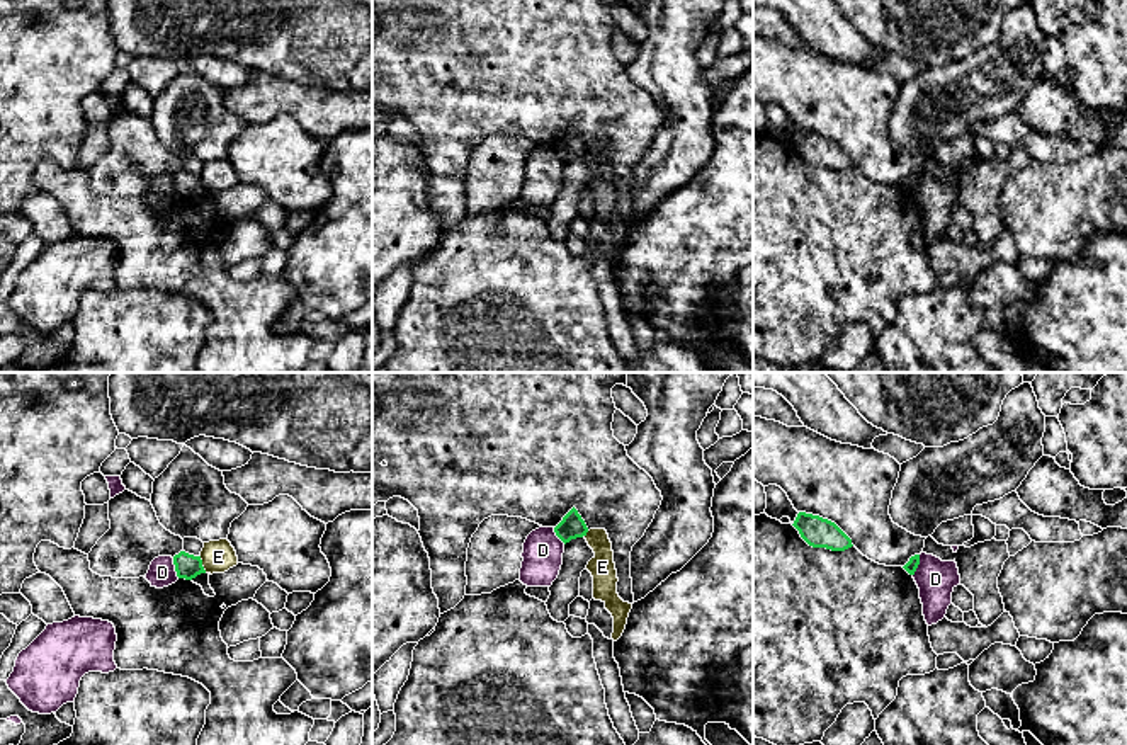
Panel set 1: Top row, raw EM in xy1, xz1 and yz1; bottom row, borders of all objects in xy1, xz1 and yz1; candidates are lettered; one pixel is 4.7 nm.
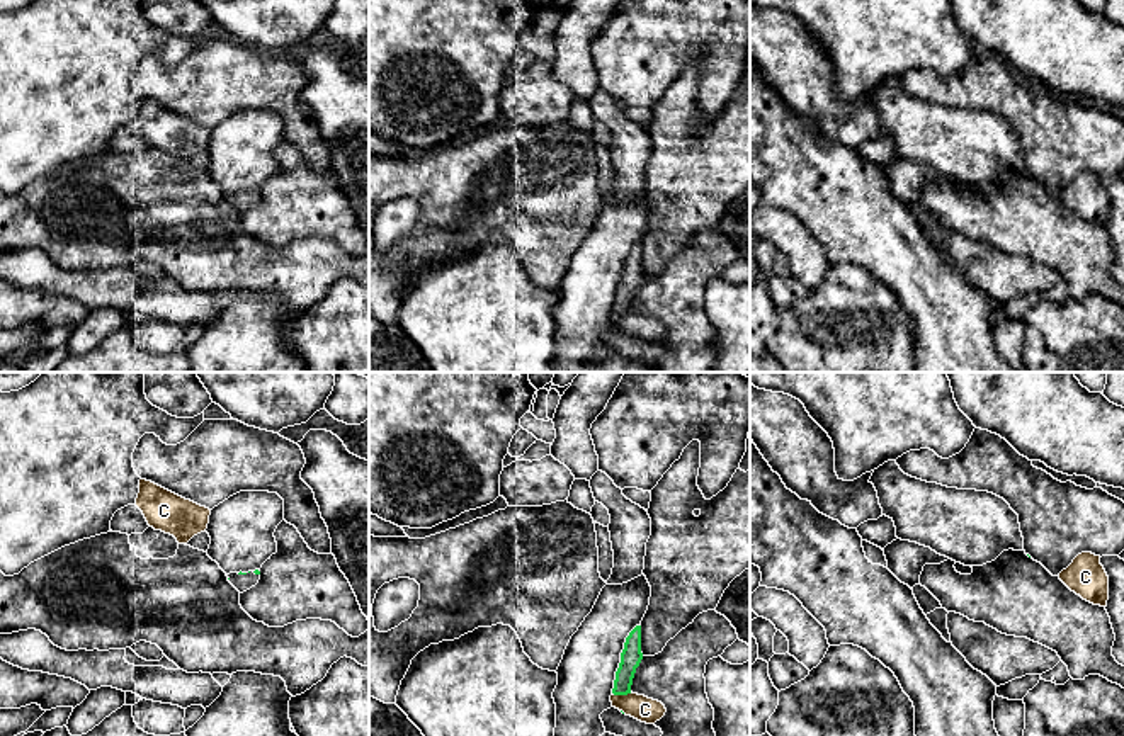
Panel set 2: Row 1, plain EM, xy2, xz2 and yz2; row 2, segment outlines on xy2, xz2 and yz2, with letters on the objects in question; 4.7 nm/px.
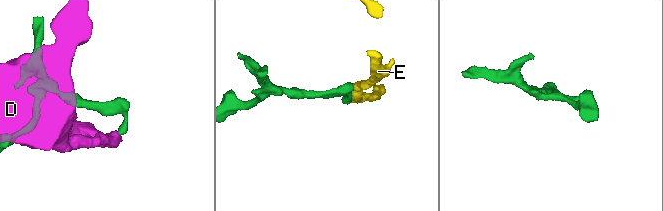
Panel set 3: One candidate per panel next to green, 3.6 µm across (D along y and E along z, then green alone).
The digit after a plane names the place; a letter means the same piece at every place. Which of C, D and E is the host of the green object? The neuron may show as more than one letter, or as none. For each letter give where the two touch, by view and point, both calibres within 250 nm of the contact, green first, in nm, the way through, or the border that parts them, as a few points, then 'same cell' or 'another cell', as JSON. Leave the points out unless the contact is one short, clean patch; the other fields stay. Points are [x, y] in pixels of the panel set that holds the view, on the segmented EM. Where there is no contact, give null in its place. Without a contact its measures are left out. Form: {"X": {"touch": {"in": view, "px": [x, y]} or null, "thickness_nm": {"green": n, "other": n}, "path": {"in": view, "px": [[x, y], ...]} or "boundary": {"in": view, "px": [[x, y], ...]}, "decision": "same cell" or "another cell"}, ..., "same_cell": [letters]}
{"C": {"touch": {"in": "xz2", "px": [621, 694]}, "thickness_nm": {"green": 100, "other": 120}, "decision": "another cell"}, "D": {"touch": {"in": "yz1", "px": [918, 563]}, "thickness_nm": {"green": 60, "other": 190}, "boundary": {"in": "yz1", "px": [[920, 555], [920, 563], [913, 575]]}, "decision": "another cell"}, "E": {"touch": {"in": "xy1", "px": [201, 565]}, "thickness_nm": {"green": 120, "other": 160}, "decision": "another cell"}, "same_cell": []}

